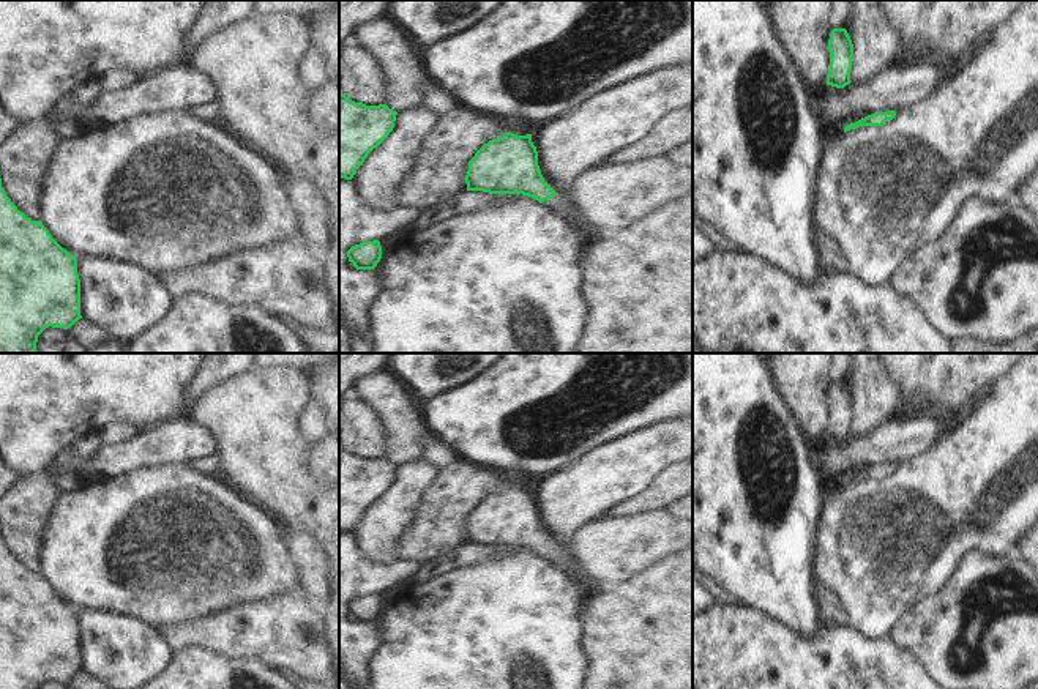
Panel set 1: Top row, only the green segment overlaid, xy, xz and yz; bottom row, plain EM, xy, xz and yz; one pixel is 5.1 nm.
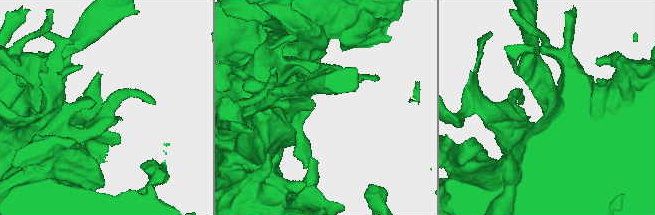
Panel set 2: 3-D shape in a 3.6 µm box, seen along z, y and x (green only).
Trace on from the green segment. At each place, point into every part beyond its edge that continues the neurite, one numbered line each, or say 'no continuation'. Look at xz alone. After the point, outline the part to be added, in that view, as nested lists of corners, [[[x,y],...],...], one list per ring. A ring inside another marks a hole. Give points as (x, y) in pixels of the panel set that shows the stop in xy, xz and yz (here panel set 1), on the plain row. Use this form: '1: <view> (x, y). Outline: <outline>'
1: xz (559, 557). Outline: [[[558,547],[549,553],[543,555],[543,560],[551,563],[554,568],[560,569],[566,577],[573,579],[587,594],[593,594],[601,590],[601,587],[588,579],[573,561],[566,547]]]

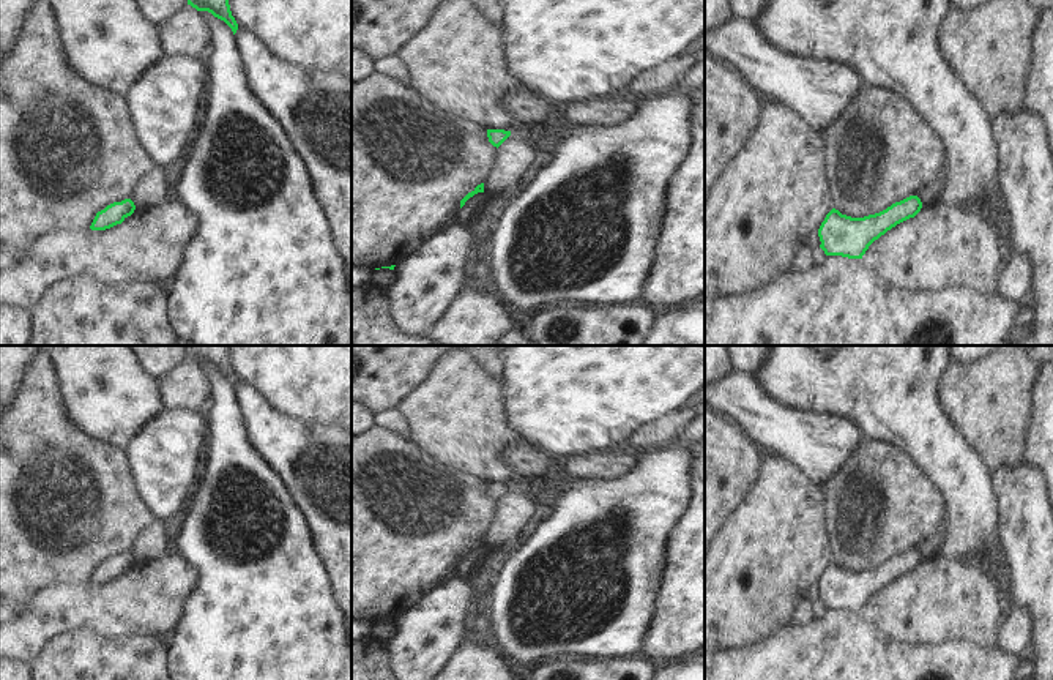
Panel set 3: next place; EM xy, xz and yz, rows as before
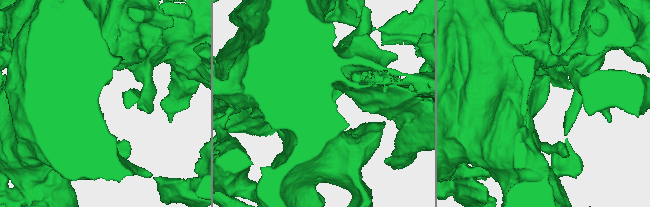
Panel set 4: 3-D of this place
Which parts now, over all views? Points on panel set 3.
no continuation.

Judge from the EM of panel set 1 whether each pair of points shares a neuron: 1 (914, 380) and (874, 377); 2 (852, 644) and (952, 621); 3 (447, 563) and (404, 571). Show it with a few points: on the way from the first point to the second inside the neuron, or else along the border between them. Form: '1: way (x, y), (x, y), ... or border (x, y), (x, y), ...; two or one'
1: border (887, 369), (901, 388), (901, 405); two
2: border (890, 636), (918, 659); two
3: border (420, 565), (409, 580); two

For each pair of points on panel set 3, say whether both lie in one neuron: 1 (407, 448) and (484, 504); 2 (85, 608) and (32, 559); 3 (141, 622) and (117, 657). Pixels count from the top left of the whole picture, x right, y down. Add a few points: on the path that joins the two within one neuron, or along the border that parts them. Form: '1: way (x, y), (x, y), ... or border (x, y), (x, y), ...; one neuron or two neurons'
1: way (423, 469), (457, 504), (464, 504); one neuron
2: border (90, 582), (81, 586), (51, 584), (27, 603); two neurons
3: border (95, 631), (111, 639), (156, 638); two neurons

